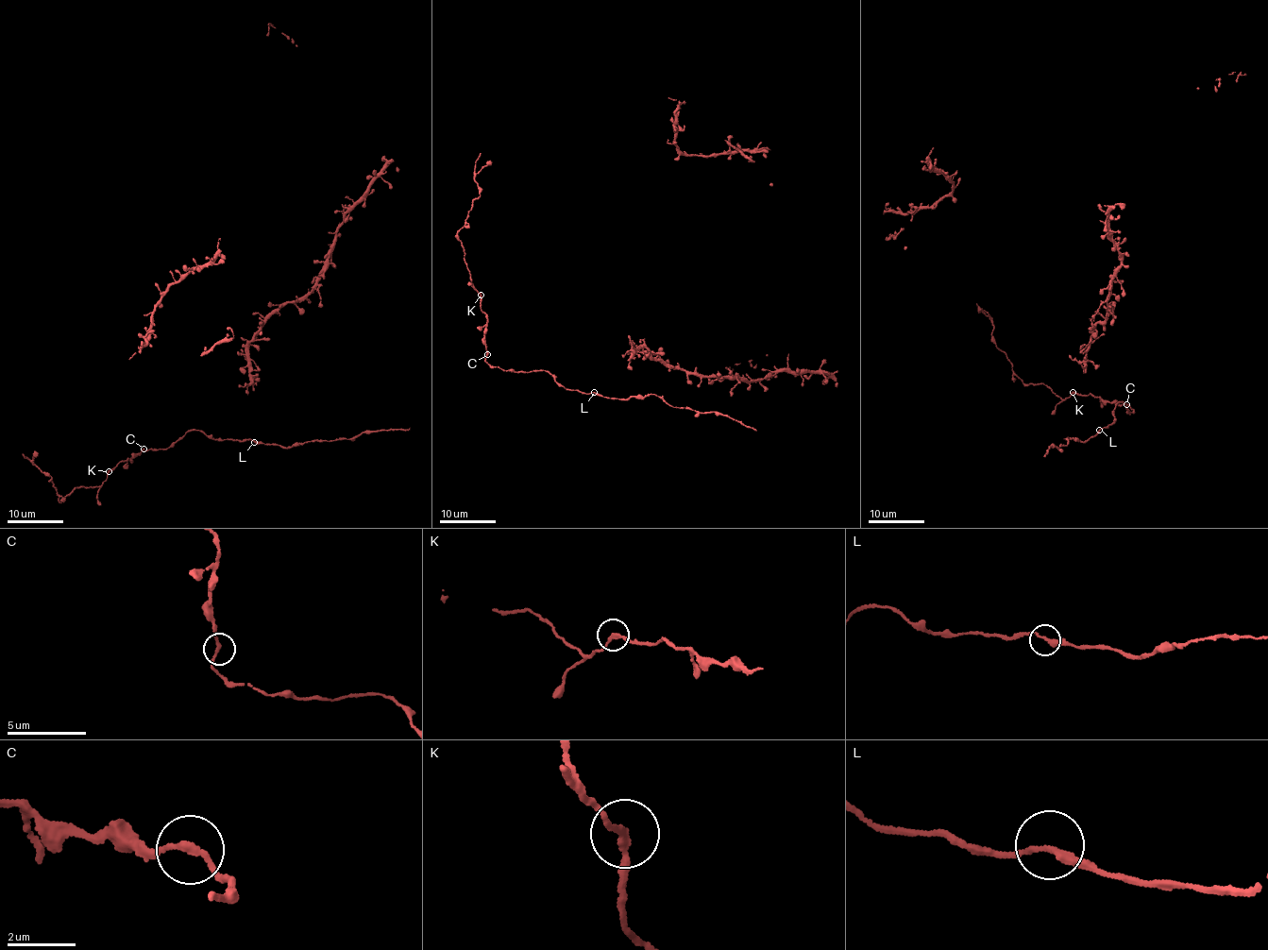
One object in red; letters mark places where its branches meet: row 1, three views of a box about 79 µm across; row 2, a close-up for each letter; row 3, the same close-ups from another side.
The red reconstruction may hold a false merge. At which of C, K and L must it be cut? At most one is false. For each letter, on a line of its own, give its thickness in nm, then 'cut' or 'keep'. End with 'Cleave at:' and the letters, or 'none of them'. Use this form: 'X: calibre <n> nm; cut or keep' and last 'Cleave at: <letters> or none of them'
C: calibre 180 nm; keep
K: calibre 190 nm; keep
L: calibre 200 nm; keep
Cleave at: none of them

